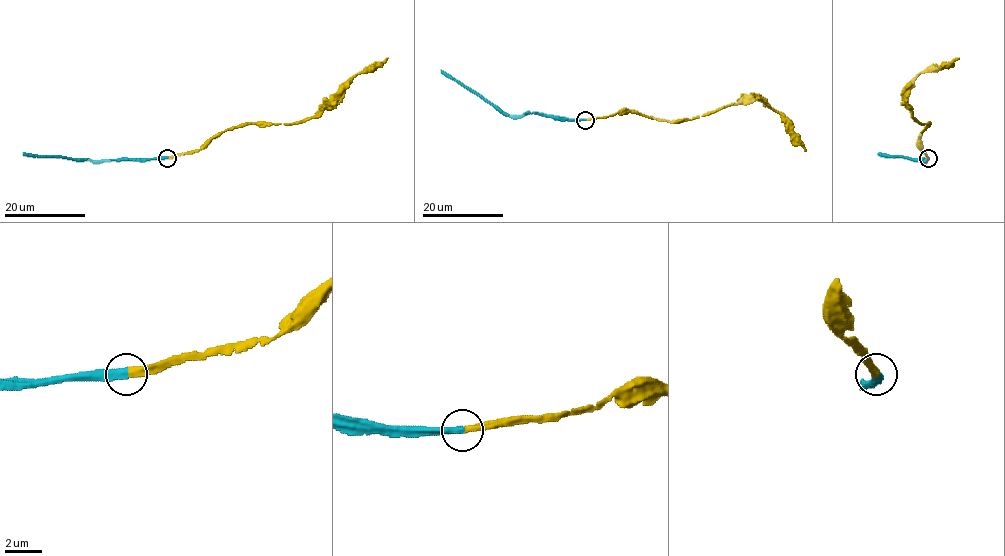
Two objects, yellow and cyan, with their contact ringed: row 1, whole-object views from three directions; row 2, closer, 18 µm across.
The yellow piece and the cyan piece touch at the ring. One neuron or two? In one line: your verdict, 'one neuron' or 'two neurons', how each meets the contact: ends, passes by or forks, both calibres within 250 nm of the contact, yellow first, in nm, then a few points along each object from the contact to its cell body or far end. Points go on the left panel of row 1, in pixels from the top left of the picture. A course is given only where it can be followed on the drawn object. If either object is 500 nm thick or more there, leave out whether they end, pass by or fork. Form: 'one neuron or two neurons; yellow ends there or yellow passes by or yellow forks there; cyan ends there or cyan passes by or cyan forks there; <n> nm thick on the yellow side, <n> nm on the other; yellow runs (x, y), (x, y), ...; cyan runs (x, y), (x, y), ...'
one neuron; yellow ends there; cyan ends there; 400 nm thick on the yellow side, 480 nm on the other; yellow runs (168, 157), (199, 150), (224, 131), (248, 124), (298, 123), (315, 116), (361, 72), (388, 58); cyan runs (167, 157), (89, 160), (27, 156), (23, 153)

